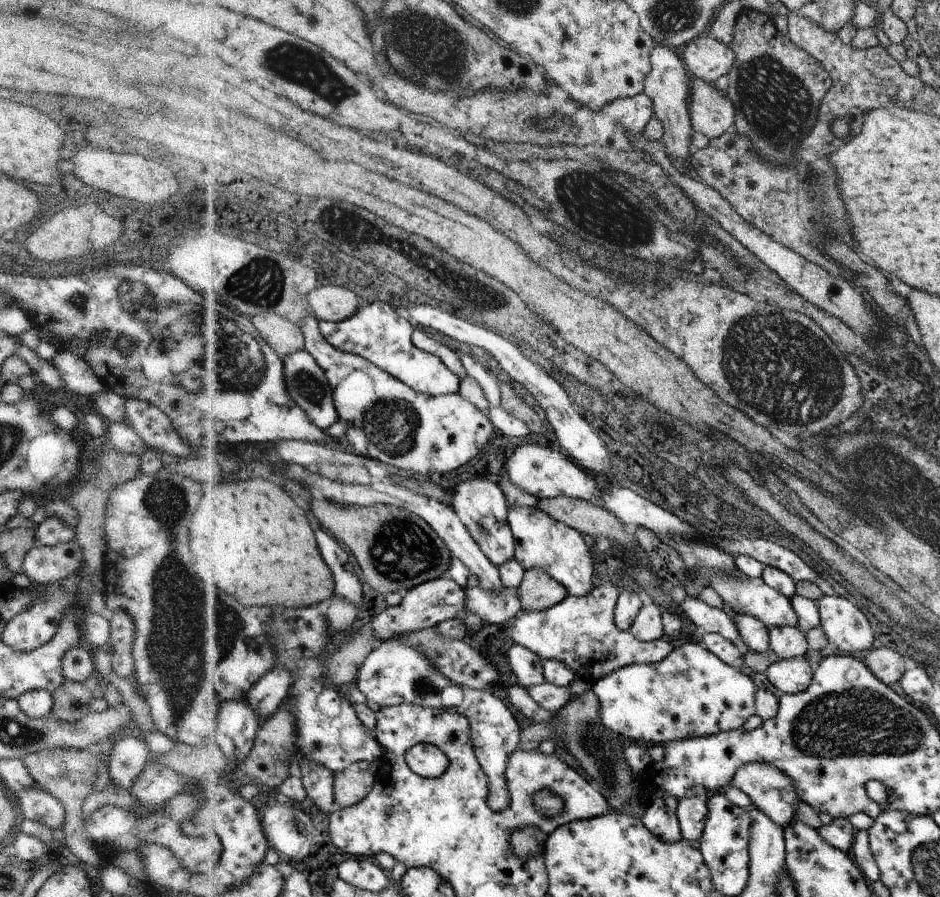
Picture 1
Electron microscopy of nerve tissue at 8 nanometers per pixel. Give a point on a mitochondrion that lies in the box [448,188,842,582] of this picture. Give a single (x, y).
(481, 528)

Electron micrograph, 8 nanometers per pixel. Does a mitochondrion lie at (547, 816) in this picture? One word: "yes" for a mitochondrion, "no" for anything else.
no

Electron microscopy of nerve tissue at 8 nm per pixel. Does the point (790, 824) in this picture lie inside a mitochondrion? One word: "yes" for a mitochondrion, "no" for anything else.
no

